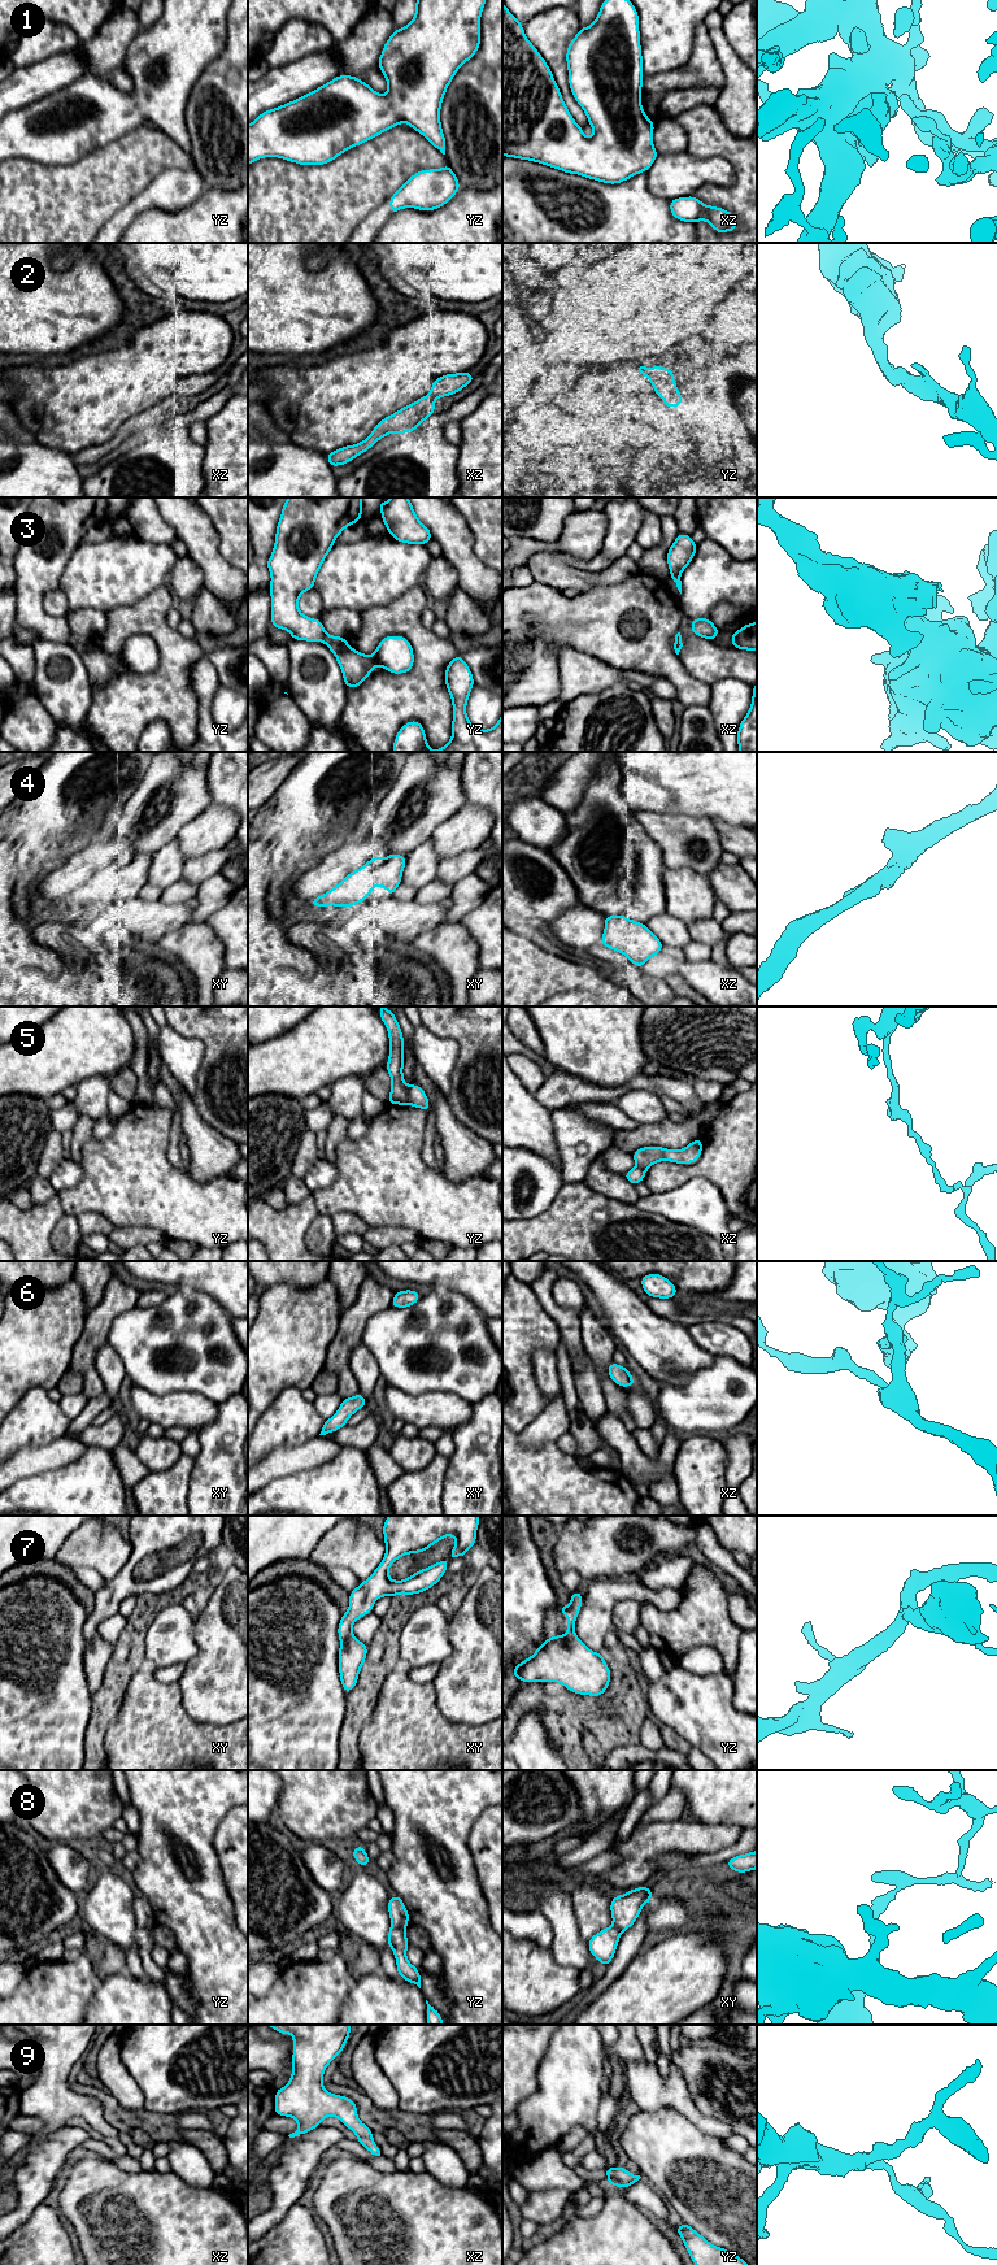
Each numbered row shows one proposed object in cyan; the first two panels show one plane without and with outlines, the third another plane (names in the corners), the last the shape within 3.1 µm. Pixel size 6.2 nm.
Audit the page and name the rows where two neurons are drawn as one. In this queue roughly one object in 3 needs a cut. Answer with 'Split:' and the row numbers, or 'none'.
Split: 3, 5, 8

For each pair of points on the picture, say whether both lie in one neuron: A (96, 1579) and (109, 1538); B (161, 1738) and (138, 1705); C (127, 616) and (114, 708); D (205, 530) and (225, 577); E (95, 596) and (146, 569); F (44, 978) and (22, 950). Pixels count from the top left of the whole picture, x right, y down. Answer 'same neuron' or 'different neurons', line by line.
A: different neurons
B: same neuron
C: same neuron
D: same neuron
E: same neuron
F: same neuron

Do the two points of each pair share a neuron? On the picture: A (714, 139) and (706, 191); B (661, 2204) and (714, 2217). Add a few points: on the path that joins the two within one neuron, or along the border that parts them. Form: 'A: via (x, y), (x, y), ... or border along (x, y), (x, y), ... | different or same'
A: via (734, 157), (740, 164), (740, 182), (726, 192) | same
B: border along (648, 2182), (671, 2208) | different

